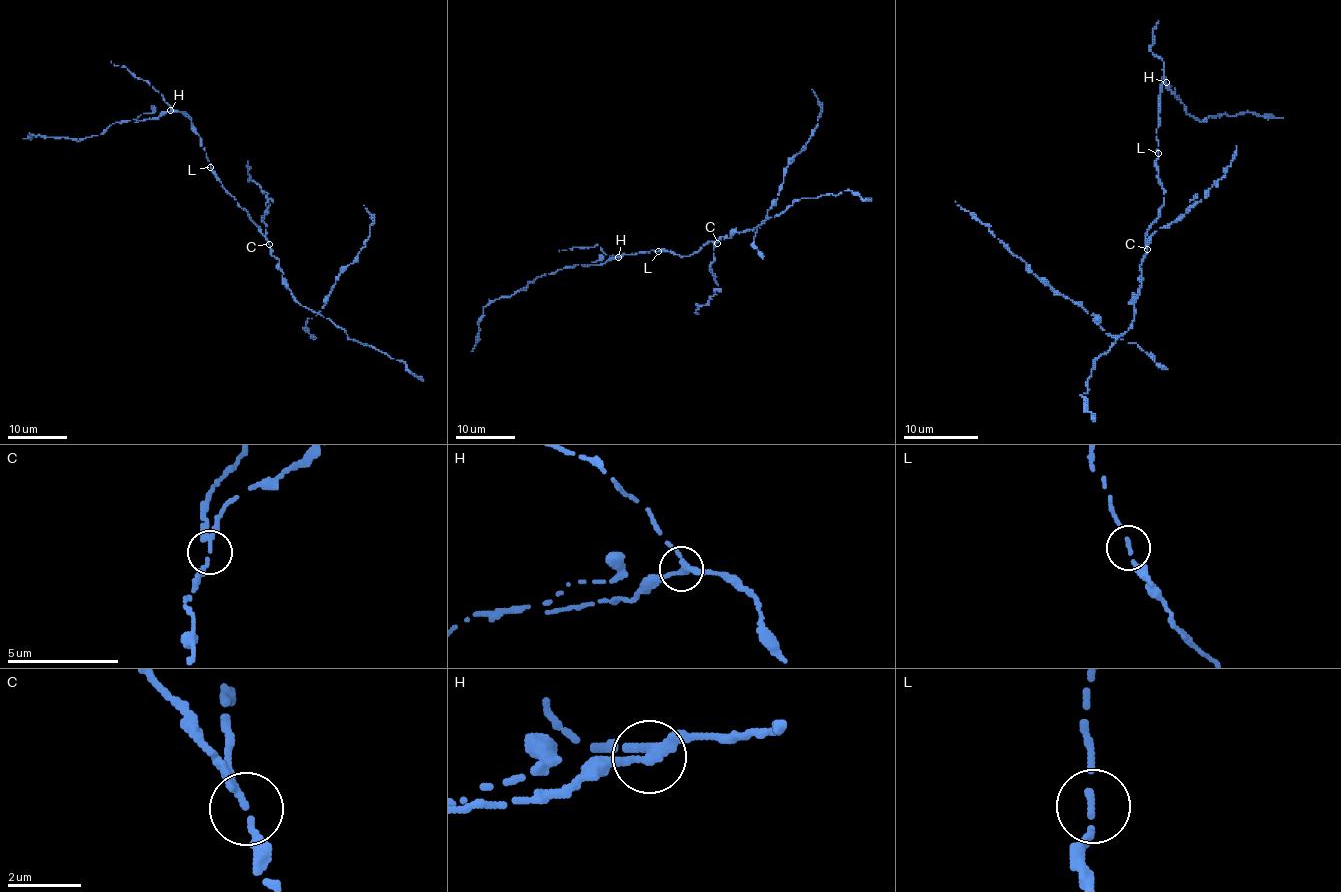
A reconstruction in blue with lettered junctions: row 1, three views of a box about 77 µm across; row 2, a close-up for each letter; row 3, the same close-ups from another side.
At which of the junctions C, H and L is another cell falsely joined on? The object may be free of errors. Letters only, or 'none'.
C

